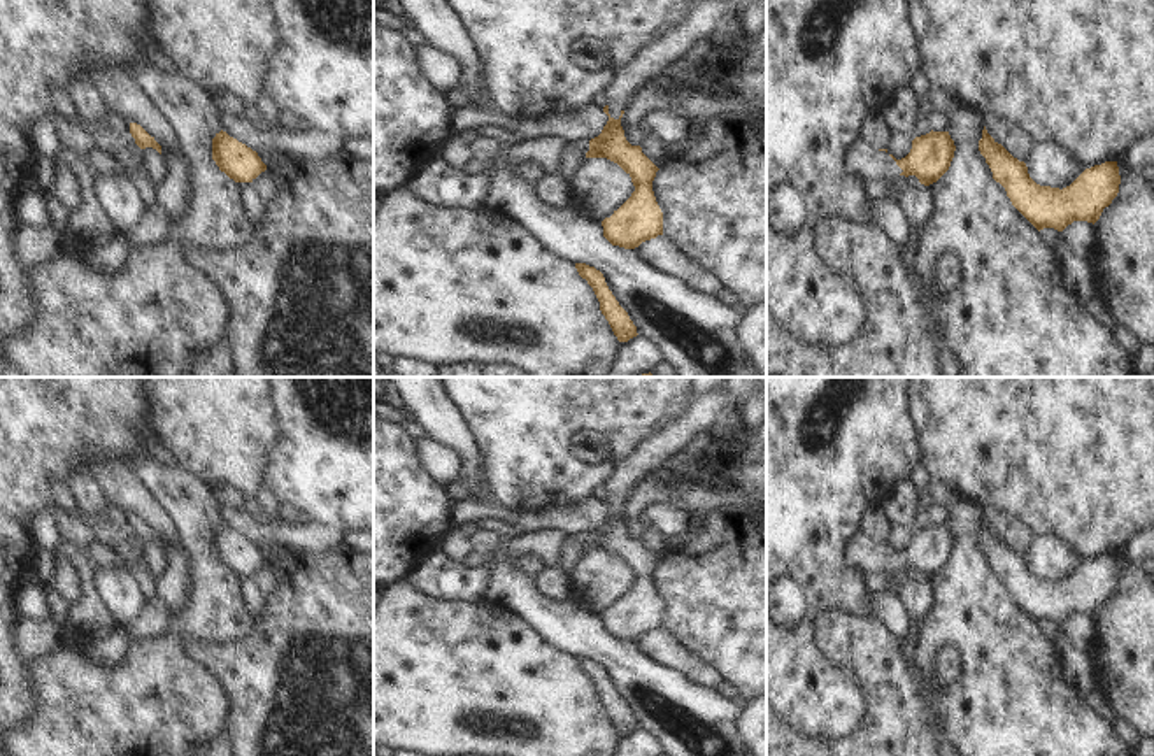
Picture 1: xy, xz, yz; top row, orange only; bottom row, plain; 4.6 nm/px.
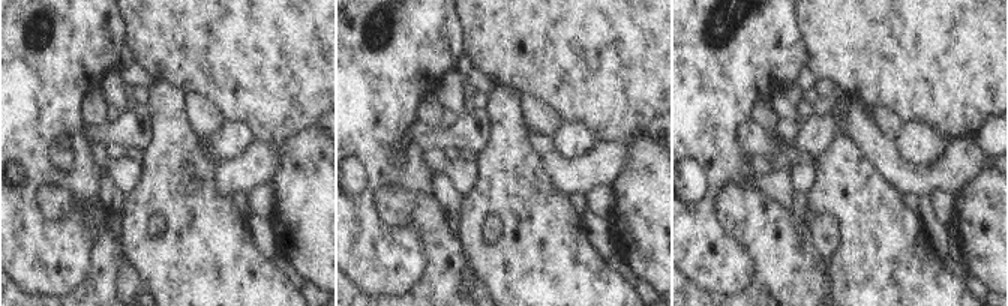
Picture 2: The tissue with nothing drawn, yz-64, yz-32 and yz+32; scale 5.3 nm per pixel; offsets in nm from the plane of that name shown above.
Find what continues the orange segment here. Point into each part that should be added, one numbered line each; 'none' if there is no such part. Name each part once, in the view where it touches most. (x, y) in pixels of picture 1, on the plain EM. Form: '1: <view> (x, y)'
1: xz (700, 414)

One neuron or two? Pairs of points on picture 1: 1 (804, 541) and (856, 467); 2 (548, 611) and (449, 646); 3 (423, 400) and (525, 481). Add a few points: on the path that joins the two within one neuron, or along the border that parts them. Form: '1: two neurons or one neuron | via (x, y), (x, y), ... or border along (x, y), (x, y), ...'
1: one neuron | via (804, 523), (839, 484)
2: two neurons | border along (486, 600), (498, 602), (525, 620), (553, 648)
3: two neurons | border along (456, 406), (483, 463)

